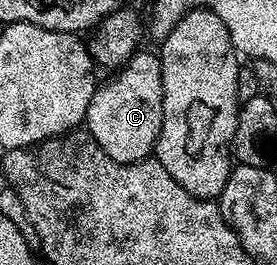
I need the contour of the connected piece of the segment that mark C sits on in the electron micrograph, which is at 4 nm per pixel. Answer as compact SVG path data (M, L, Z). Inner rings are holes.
M141 49L108 83L97 85L86 119L87 133L115 162L143 162L156 149L162 128L162 68L159 53Z

